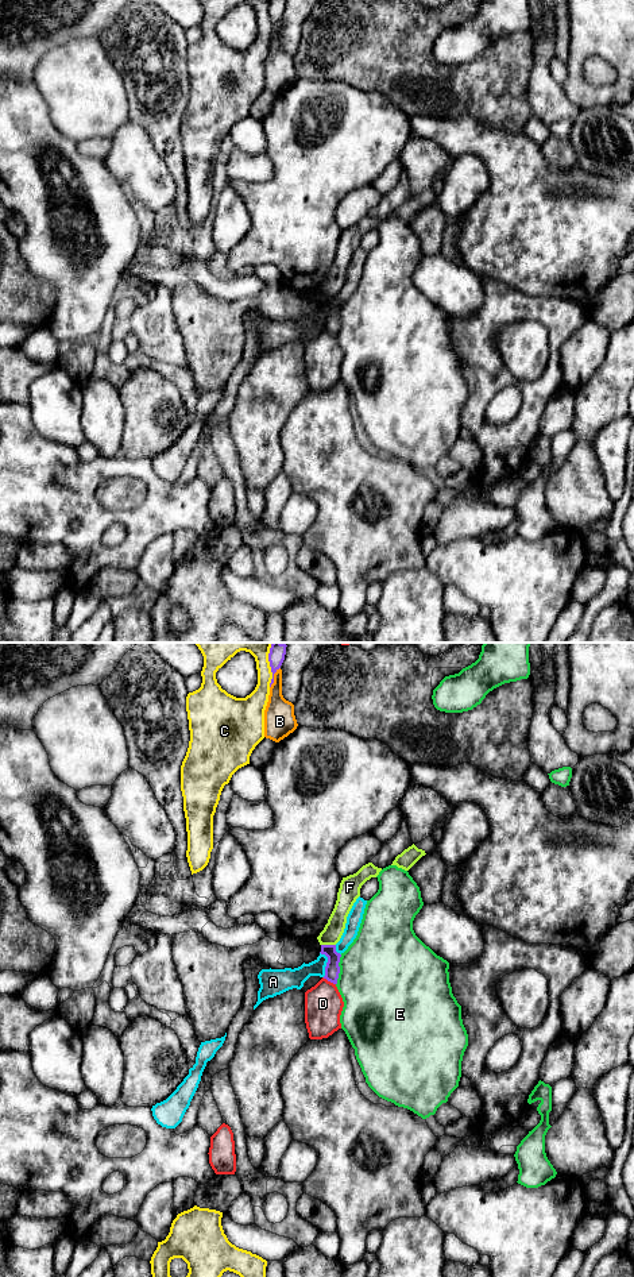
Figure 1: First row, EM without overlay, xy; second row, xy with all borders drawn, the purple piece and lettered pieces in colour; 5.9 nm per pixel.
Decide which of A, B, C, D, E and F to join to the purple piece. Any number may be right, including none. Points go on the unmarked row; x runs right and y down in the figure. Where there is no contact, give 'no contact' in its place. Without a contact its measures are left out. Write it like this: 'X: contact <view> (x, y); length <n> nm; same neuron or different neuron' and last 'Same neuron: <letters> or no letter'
A: contact xy (327, 316); length 150 nm; different neuron
B: contact xy (273, 30); length 140 nm; different neuron
C: contact xy (270, 18); length 240 nm; different neuron
D: contact xy (329, 332); length 90 nm; different neuron
E: contact xy (339, 321); length 190 nm; different neuron
F: contact xy (328, 297); length 90 nm; different neuron
Same neuron: no letter

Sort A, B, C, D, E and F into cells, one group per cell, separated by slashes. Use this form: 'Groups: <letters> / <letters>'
Groups: A / B / C / D / E / F

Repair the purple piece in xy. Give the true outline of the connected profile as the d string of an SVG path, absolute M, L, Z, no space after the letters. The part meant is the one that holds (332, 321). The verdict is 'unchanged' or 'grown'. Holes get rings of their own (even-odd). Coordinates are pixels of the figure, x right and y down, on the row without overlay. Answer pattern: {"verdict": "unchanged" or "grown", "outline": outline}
{"verdict": "unchanged", "outline": "M321 297L320 305L328 309L324 331L326 331L333 336L337 336L337 331L340 325L339 315L340 315L341 306L336 304L336 297Z"}

